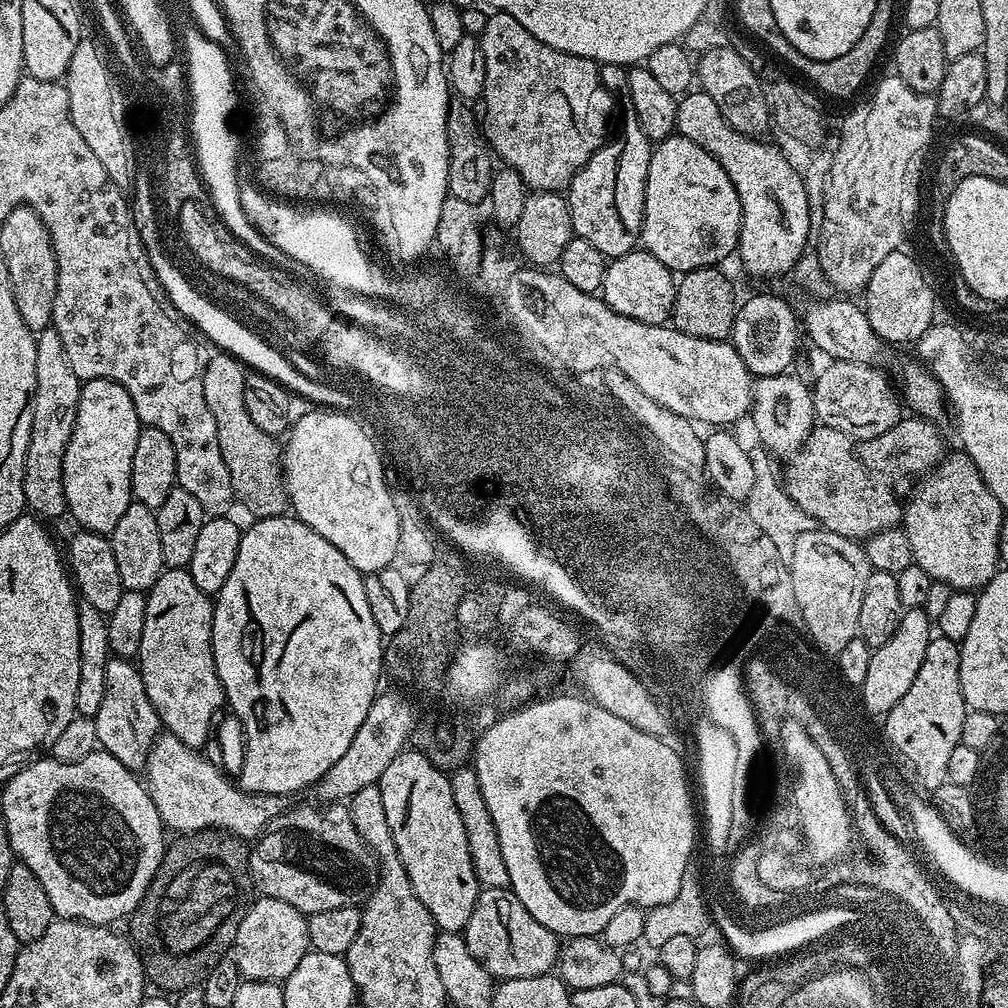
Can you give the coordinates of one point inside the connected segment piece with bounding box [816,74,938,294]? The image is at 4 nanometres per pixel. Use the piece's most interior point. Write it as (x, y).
(872, 189)

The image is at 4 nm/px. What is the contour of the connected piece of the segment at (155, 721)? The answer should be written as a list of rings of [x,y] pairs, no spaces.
[[[109,659],[106,666],[106,695],[102,697],[102,706],[94,719],[100,739],[99,747],[118,758],[122,766],[133,770],[143,769],[153,742],[161,735],[162,725],[150,702],[150,694],[146,694],[139,667],[131,659]]]

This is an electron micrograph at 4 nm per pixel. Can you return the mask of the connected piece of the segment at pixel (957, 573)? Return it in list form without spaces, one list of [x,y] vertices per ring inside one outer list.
[[[963,451],[945,455],[944,459],[919,481],[918,487],[904,504],[902,527],[912,547],[914,563],[934,582],[949,584],[954,590],[979,590],[996,575],[1000,559],[1000,527],[1006,518],[998,498],[990,494],[986,482],[978,474],[974,462]]]

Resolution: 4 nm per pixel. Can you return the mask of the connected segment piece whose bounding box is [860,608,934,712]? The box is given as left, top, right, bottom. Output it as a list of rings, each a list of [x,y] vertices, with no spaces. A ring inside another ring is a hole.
[[[910,608],[902,614],[894,635],[874,649],[866,682],[862,682],[860,688],[863,696],[868,697],[868,708],[872,708],[872,712],[889,712],[898,706],[898,701],[905,696],[906,690],[910,690],[914,678],[918,678],[922,658],[926,658],[926,646],[930,646],[933,635],[933,621],[929,620],[923,608]]]

